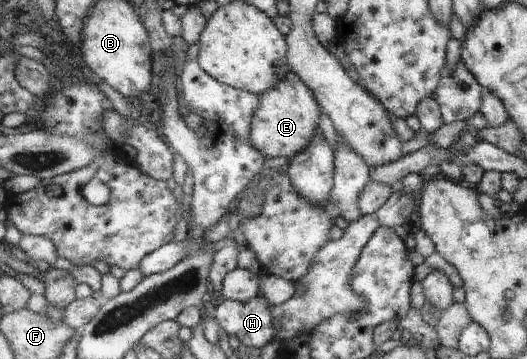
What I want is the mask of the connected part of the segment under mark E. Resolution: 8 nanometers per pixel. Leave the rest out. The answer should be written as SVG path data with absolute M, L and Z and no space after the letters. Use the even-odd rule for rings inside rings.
M289 72L275 88L259 94L260 104L252 120L251 144L267 158L292 158L297 152L309 148L312 139L320 132L321 108L309 85L295 72ZM318 101L318 102L317 102Z

